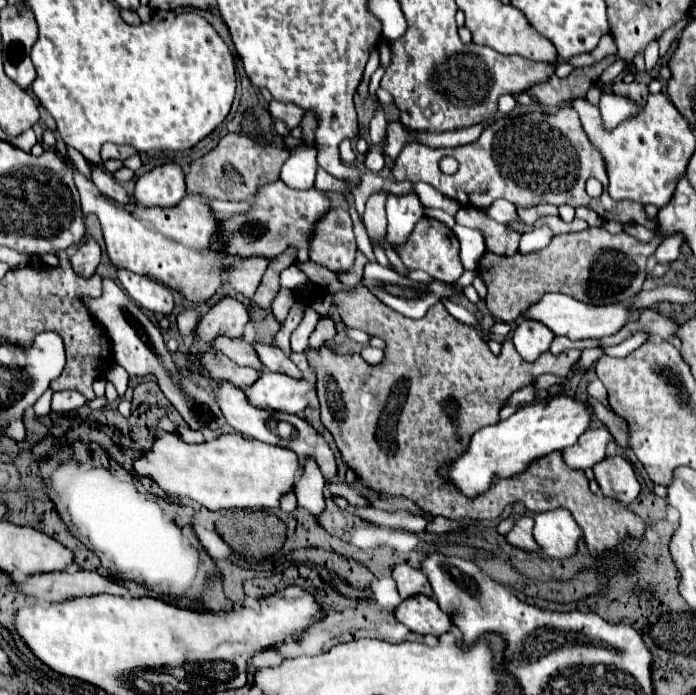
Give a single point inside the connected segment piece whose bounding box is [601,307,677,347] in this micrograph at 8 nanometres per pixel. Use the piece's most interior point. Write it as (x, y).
(659, 328)

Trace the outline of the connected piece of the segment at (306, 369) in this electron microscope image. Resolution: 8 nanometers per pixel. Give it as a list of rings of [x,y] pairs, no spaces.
[[[292,353],[290,359],[295,363],[295,365],[301,370],[305,378],[313,385],[315,382],[315,374],[307,362],[305,354],[302,353]]]

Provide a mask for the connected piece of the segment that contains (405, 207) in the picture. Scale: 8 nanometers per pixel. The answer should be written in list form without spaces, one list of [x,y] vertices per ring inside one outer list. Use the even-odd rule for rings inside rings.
[[[389,195],[387,197],[387,241],[403,243],[423,217],[423,205],[417,195]]]

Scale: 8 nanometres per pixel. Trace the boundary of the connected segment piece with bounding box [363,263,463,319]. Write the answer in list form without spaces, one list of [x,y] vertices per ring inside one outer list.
[[[367,263],[365,265],[363,285],[367,285],[385,305],[389,305],[397,313],[403,313],[405,317],[413,317],[413,319],[425,317],[427,311],[435,303],[439,303],[441,299],[449,299],[449,297],[453,297],[457,293],[463,293],[461,285],[449,285],[449,283],[443,283],[439,279],[433,279],[431,283],[415,283],[415,281],[411,281],[407,277],[401,277],[399,273],[391,271],[389,267],[381,267],[379,263]]]

